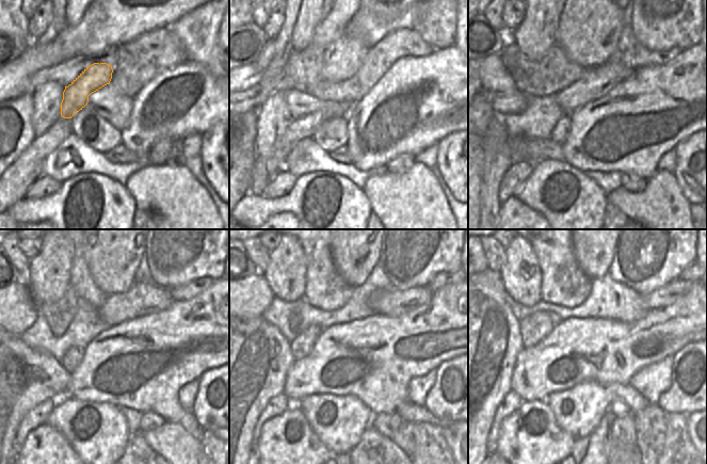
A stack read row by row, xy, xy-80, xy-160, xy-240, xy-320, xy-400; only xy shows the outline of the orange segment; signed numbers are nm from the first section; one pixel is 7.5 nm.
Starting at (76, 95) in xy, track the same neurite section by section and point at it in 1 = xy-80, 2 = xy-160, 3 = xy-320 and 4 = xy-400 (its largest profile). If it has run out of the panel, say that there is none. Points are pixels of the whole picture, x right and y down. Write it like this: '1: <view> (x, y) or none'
1: xy-80 (341, 60)
2: xy-160 (589, 29)
3: xy-320 (355, 251)
4: xy-400 (593, 251)

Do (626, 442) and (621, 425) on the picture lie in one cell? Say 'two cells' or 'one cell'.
one cell

